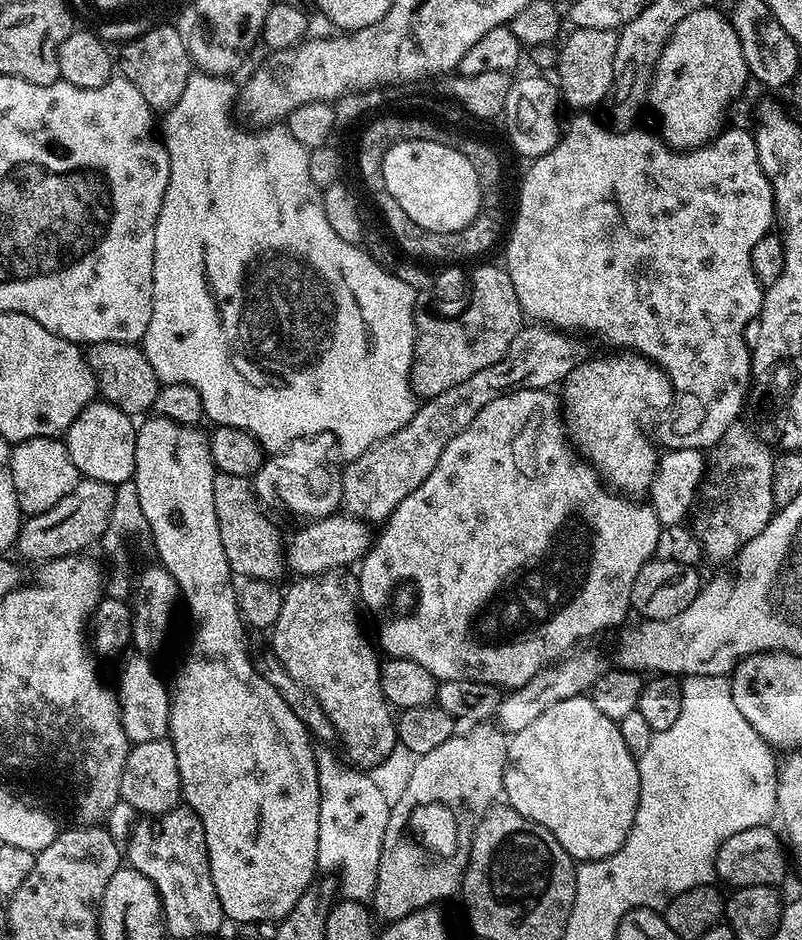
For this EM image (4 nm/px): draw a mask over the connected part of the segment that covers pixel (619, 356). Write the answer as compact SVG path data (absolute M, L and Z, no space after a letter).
M620 350L612 355L616 356L585 359L565 377L562 419L569 440L613 489L624 494L647 493L654 482L658 451L653 437L644 433L640 415L647 408L667 409L674 399L672 383L654 361L638 352Z

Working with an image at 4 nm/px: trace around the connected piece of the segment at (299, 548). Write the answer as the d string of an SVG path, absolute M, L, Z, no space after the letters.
M333 514L313 519L305 528L293 534L286 544L286 564L300 576L317 576L323 572L347 569L364 559L364 553L373 543L373 533L368 533L369 525L355 516Z

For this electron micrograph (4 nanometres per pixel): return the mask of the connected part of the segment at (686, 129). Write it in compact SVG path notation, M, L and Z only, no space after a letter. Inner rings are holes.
M718 8L694 10L674 26L674 34L670 34L652 75L646 104L656 111L658 119L664 120L664 143L677 150L701 148L719 136L732 99L750 80L738 34L729 17Z

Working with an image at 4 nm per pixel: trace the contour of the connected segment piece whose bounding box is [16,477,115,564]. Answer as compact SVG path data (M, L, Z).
M88 477L82 478L78 486L70 494L66 494L57 506L52 506L50 510L46 510L42 514L27 517L21 523L16 550L19 550L24 557L38 561L38 564L56 560L58 557L79 555L82 551L88 549L86 547L93 543L95 545L107 530L112 514L114 492L115 487L113 485L98 482L96 479Z

